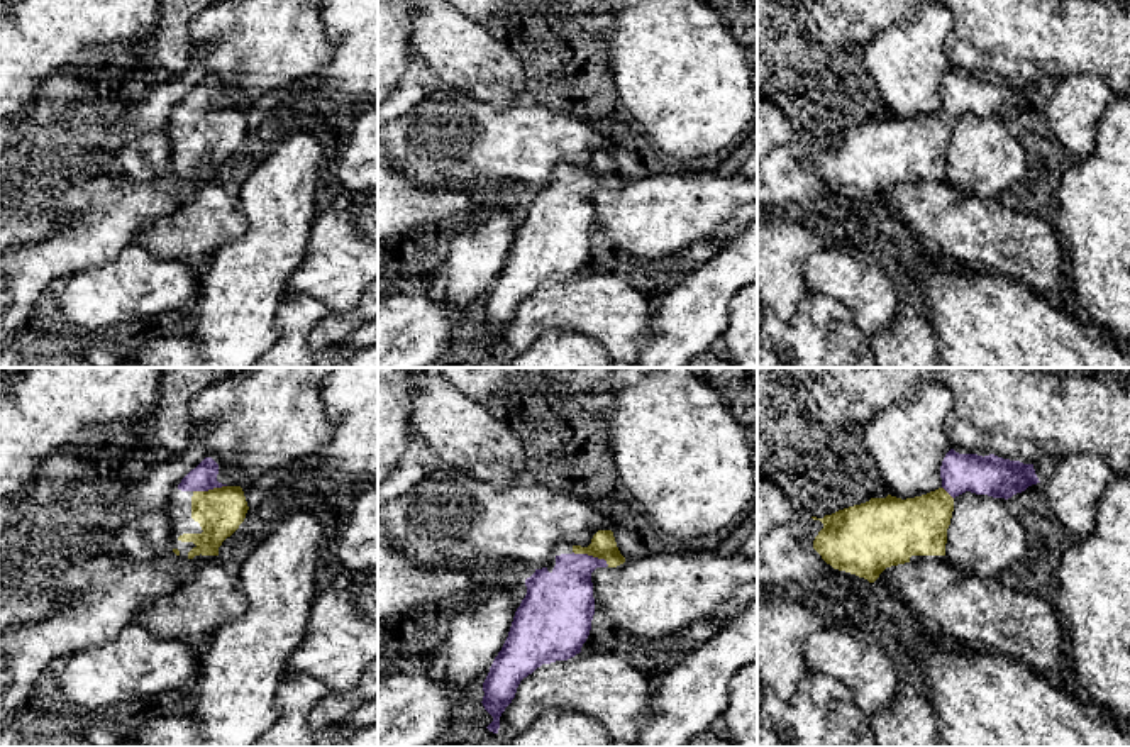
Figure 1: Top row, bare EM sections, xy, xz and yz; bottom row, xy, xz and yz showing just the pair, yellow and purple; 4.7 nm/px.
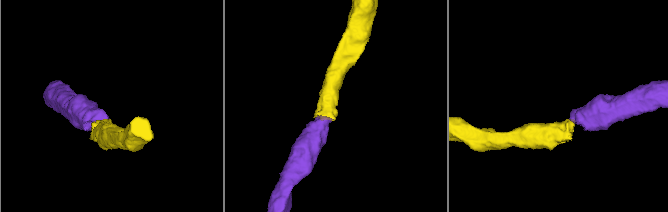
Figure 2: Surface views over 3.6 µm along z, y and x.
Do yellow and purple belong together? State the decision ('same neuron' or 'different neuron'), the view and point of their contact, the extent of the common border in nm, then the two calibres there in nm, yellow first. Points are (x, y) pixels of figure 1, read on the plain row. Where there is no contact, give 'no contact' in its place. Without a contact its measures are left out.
same neuron | xz (592, 175) | 190 nm | 120/280 nm

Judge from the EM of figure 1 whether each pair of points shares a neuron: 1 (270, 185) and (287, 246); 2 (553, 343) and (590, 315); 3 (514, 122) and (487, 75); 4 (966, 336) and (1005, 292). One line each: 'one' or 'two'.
1: one
2: two
3: two
4: one

